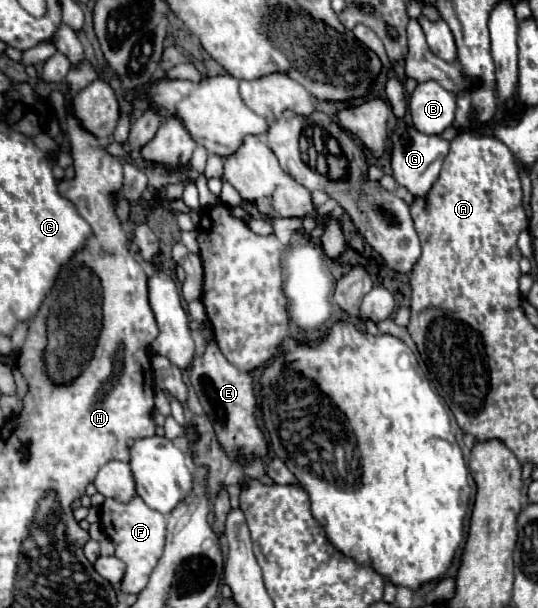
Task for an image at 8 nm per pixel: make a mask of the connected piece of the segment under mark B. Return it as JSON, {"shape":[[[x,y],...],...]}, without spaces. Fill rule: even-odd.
{"shape":[[[421,82],[409,100],[413,126],[423,134],[441,134],[455,120],[455,96],[441,84]]]}

